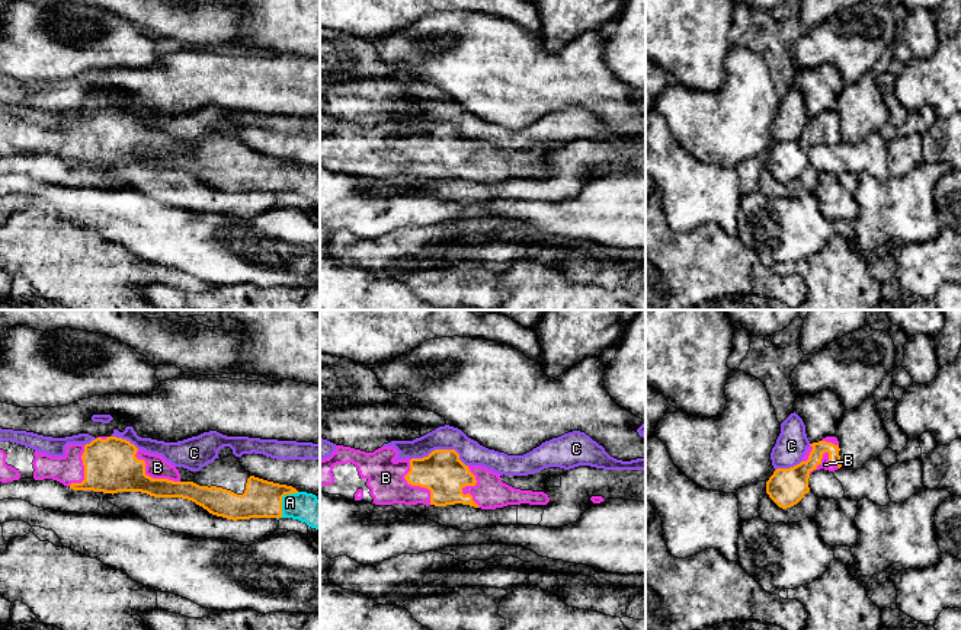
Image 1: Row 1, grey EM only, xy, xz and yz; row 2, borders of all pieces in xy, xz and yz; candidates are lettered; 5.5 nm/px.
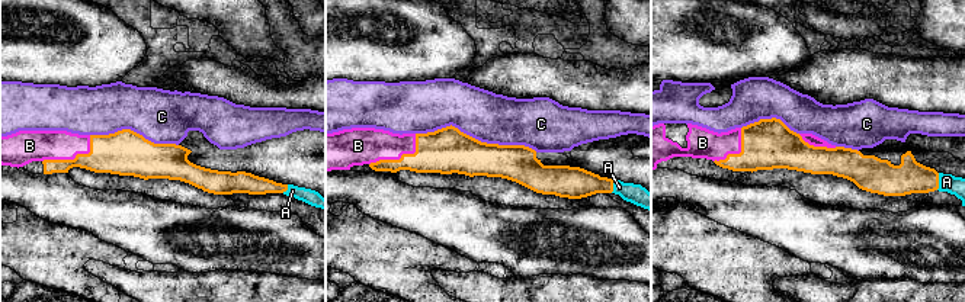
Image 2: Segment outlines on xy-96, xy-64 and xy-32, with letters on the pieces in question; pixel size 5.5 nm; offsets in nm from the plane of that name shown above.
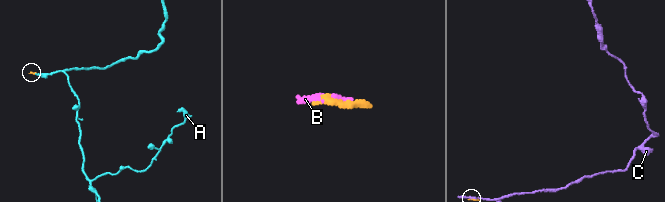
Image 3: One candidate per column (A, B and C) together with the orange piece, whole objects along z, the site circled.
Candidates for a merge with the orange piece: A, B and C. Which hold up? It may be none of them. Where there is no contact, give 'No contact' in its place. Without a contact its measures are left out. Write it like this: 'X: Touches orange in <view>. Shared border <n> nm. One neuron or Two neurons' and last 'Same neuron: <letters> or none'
A: Touches orange in xy. Shared border 170 nm. One neuron
B: Touches orange in xy. Shared border 300 nm. One neuron
C: Touches orange in xz. Shared border 320 nm. Two neurons
Same neuron: A, B

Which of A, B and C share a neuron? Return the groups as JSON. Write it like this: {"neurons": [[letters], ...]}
{"neurons": [["A", "B"], ["C"]]}

